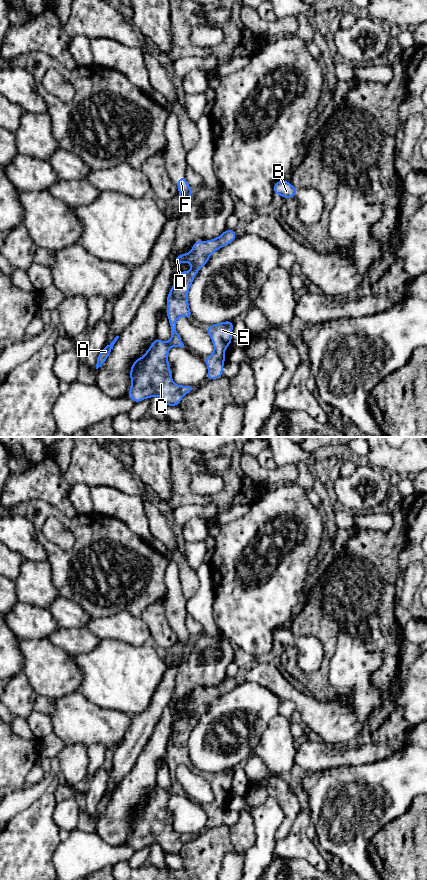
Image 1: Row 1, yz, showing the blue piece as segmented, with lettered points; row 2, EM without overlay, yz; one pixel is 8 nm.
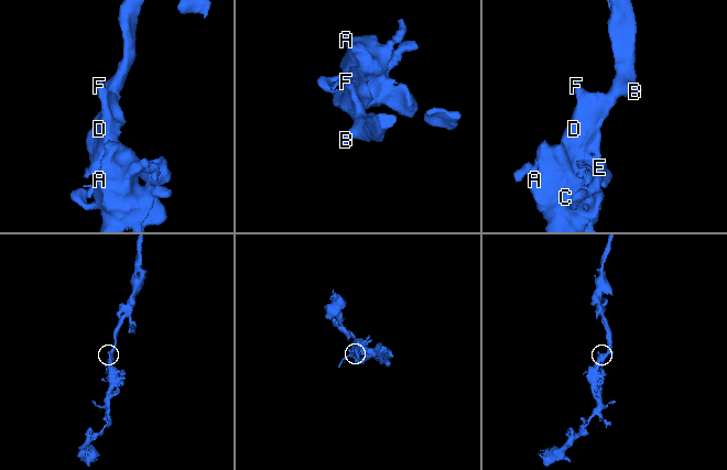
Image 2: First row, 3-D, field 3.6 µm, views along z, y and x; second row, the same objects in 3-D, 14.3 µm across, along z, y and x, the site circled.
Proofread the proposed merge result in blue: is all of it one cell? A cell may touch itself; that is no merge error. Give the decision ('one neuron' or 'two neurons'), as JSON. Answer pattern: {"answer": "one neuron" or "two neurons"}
{"answer": "one neuron"}

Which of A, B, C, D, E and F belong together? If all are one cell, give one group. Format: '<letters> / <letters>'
A B C D E F

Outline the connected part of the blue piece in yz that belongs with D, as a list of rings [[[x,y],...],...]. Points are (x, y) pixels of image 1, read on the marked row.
[[[225,229],[215,239],[209,239],[206,242],[197,240],[190,252],[174,258],[175,265],[188,262],[193,268],[191,271],[182,271],[172,277],[174,284],[166,299],[171,340],[164,342],[157,337],[146,350],[145,355],[134,360],[130,368],[131,388],[126,397],[135,403],[145,398],[159,396],[165,406],[179,406],[183,396],[193,389],[173,382],[168,363],[171,347],[185,347],[176,330],[176,321],[180,316],[187,319],[193,317],[188,303],[188,292],[195,276],[216,250],[232,243],[236,237],[236,230]]]

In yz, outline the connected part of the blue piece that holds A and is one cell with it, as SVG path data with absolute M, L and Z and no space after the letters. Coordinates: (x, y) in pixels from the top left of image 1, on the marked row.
M116 336L114 338L114 340L110 343L110 344L106 344L105 347L102 349L102 351L100 352L100 354L98 355L97 359L96 359L96 369L98 369L99 367L101 367L107 360L109 354L111 353L113 346L115 344L115 342L118 340L119 336Z

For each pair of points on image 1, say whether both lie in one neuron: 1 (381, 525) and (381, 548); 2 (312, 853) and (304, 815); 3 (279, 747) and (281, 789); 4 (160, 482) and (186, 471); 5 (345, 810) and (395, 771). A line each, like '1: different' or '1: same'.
1: different
2: same
3: different
4: different
5: same

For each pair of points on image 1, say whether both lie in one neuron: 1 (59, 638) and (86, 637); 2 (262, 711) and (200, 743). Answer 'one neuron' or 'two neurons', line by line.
1: one neuron
2: one neuron

